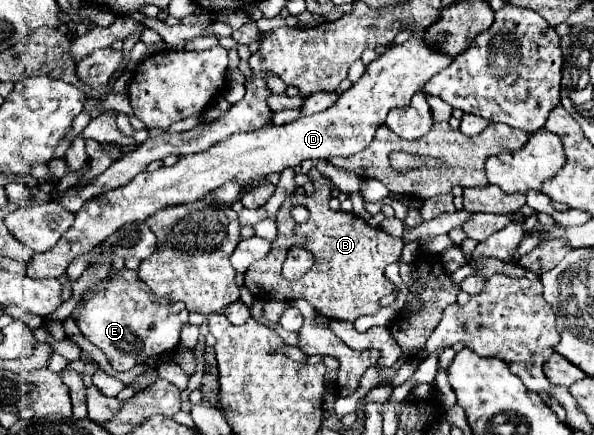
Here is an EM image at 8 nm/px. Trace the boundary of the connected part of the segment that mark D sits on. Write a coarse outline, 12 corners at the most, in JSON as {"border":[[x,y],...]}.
{"border":[[421,34],[391,46],[339,100],[239,132],[89,200],[27,264],[59,278],[107,236],[371,144],[451,56]]}

